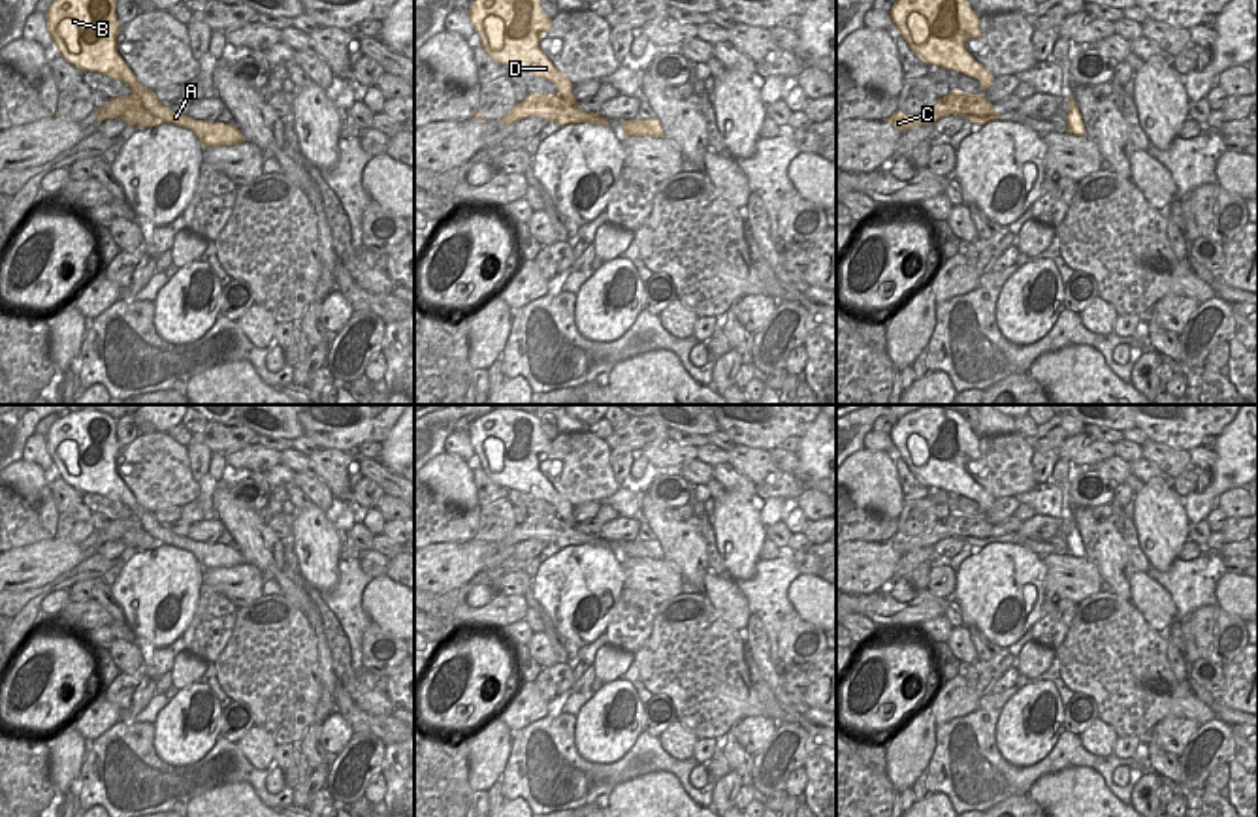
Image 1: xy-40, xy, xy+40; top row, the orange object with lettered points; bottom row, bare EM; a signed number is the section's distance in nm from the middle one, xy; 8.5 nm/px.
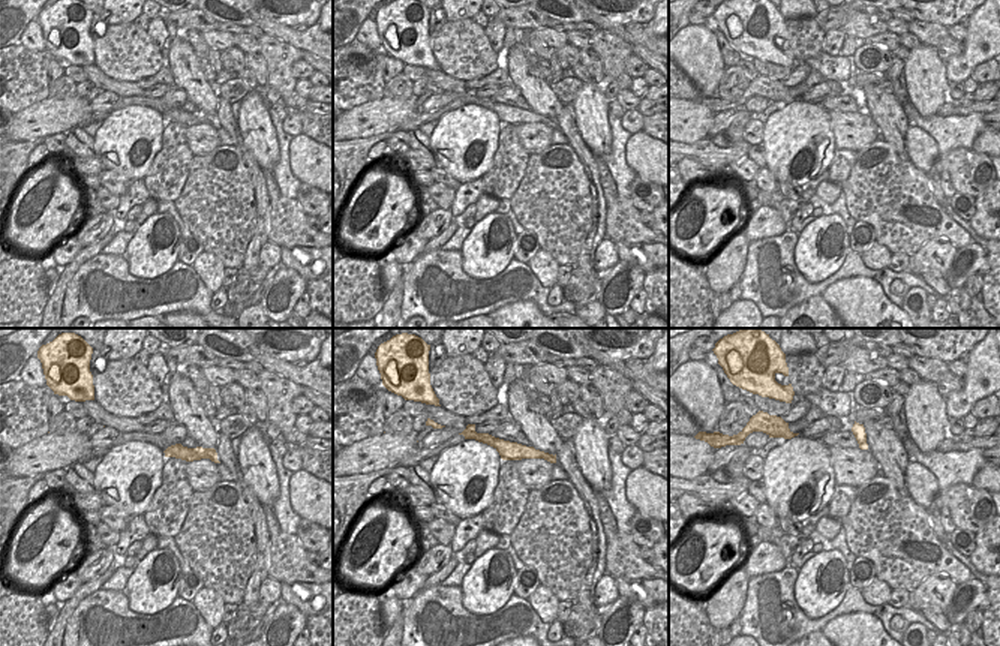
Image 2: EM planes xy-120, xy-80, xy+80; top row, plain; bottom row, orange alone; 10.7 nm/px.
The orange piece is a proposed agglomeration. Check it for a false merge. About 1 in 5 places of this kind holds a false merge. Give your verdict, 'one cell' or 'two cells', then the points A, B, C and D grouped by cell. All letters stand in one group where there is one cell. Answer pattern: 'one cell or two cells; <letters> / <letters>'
one cell; A B C D

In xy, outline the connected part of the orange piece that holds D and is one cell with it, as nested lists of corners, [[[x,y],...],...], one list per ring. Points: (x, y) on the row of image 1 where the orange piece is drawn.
[[[475,0],[469,8],[469,19],[488,56],[508,68],[544,77],[557,90],[556,94],[527,94],[495,122],[512,124],[527,117],[544,117],[559,126],[580,122],[608,126],[608,119],[601,113],[576,107],[573,83],[540,51],[539,41],[552,24],[540,0]]]

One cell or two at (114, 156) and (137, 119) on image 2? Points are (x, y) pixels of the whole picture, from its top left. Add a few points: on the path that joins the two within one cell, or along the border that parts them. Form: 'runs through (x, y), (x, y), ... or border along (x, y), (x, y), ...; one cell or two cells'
runs through (122, 147), (137, 128); one cell

